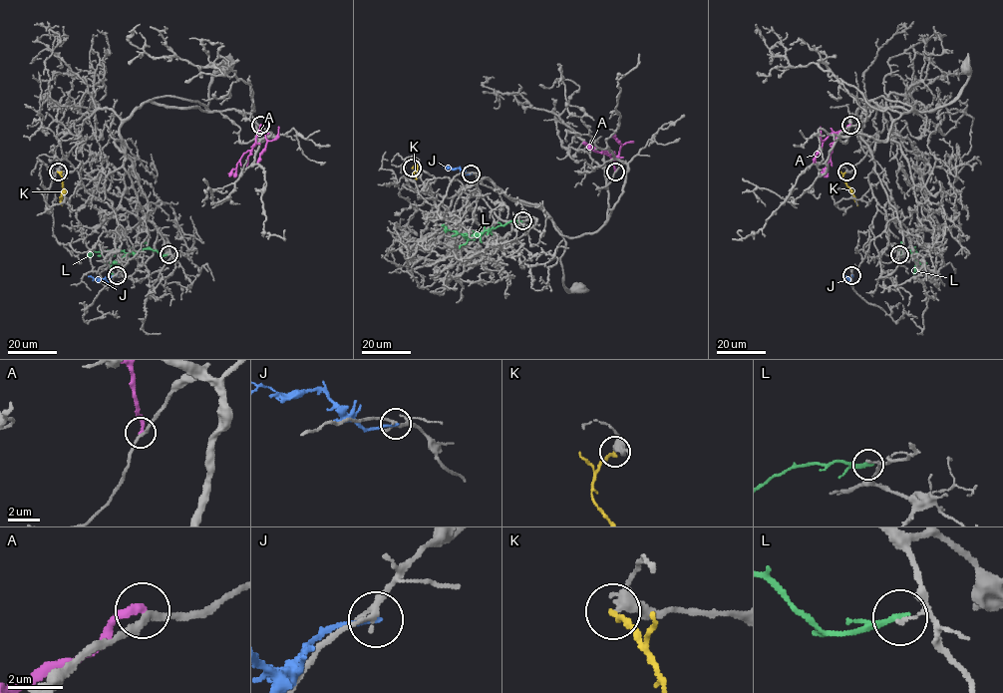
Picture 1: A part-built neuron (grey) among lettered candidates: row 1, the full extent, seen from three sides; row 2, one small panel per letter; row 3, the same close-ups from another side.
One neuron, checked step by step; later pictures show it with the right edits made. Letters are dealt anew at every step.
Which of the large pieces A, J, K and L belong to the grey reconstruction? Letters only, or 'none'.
none

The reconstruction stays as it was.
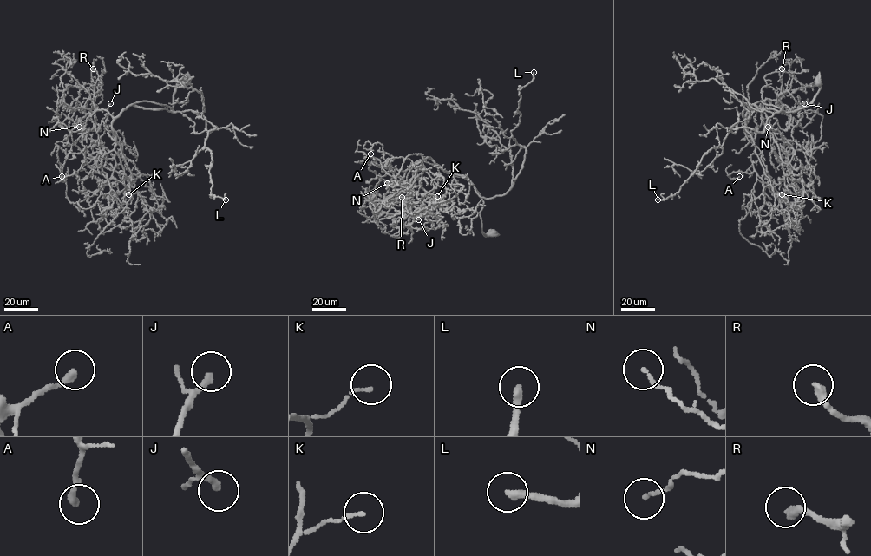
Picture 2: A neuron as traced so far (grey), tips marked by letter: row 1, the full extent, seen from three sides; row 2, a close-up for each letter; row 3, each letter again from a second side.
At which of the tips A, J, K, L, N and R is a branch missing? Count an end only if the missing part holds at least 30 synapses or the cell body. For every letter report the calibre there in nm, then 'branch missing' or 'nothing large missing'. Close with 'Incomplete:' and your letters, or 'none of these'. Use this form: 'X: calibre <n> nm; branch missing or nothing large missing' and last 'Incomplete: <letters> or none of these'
A: calibre 280 nm; nothing large missing
J: calibre 240 nm; branch missing
K: calibre 120 nm; nothing large missing
L: calibre 260 nm; branch missing
N: calibre 130 nm; nothing large missing
R: calibre 320 nm; branch missing
Incomplete: J, L, R

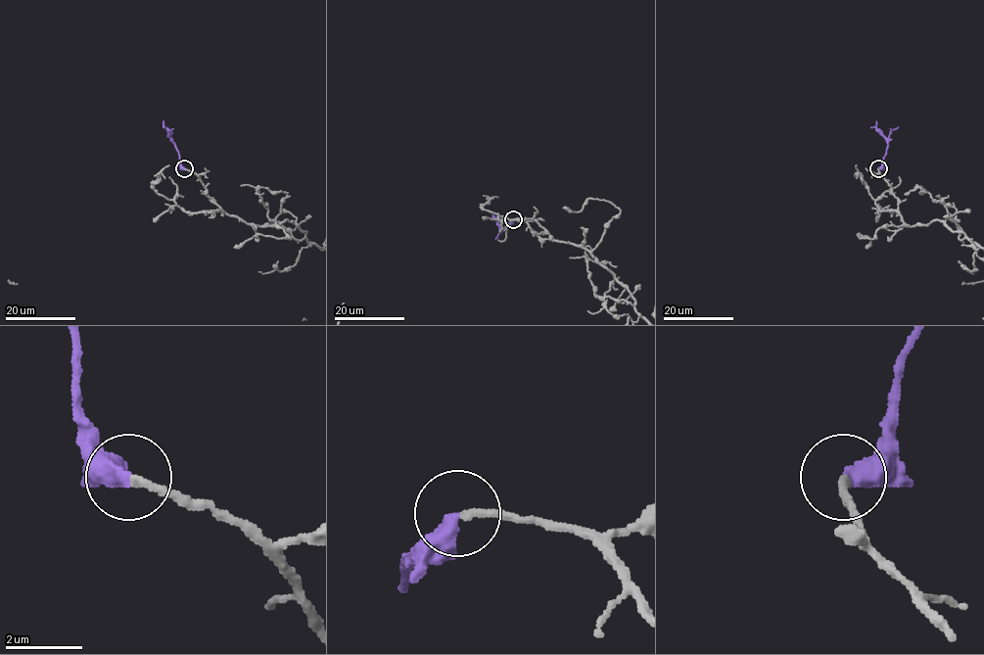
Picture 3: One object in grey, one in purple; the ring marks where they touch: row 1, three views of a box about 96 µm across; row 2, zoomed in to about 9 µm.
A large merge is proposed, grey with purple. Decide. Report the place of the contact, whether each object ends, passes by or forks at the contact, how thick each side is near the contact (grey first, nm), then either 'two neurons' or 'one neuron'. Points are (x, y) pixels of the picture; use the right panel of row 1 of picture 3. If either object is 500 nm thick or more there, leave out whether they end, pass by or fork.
at (878, 168); grey ends there; purple ends there; 200 nm thick on the grey side, 440 nm on the other; one neuron

